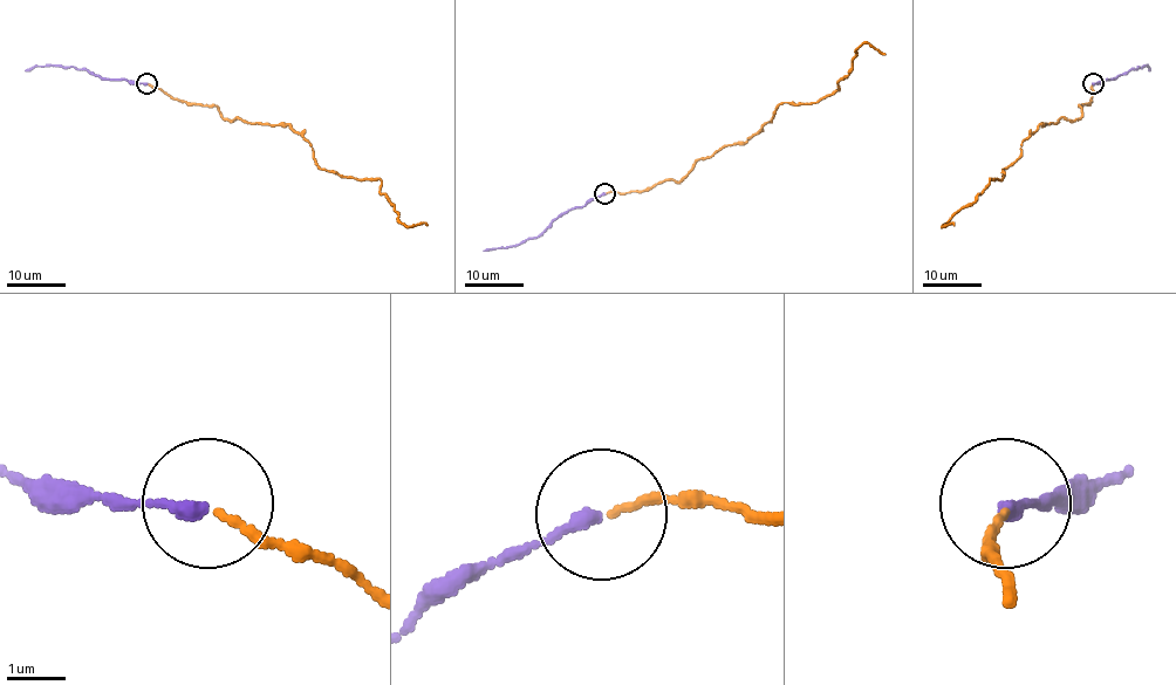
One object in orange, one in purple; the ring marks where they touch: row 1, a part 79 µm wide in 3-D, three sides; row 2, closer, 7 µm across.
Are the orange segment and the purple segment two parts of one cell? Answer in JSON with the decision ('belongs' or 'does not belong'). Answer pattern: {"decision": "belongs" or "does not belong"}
{"decision": "belongs"}

